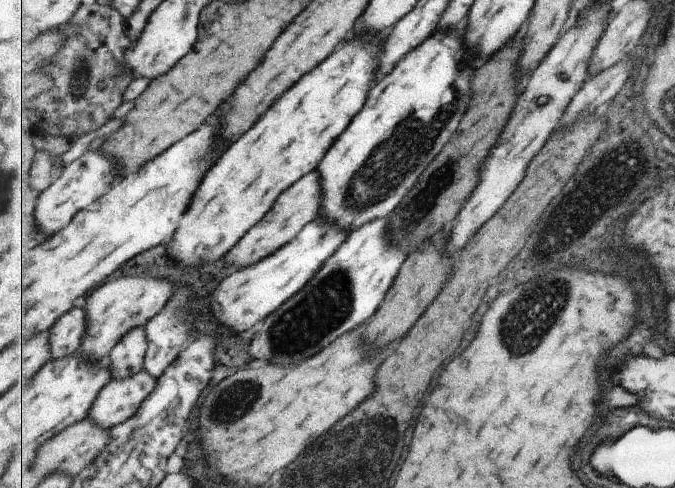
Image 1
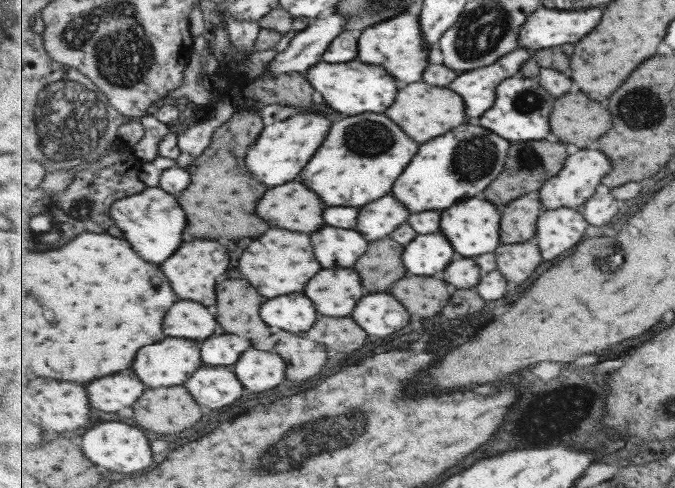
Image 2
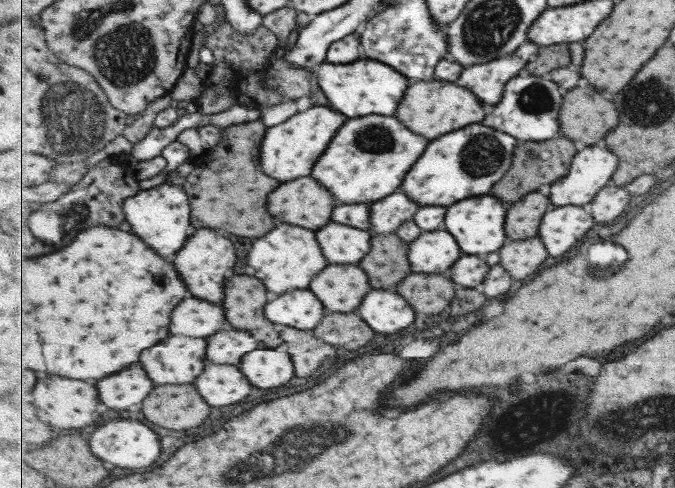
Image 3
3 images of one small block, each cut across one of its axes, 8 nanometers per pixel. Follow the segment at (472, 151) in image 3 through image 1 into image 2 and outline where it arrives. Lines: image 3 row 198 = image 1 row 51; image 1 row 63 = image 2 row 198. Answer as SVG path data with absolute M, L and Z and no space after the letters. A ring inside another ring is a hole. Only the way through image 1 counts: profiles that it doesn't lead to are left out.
M471 123L458 126L420 146L417 158L406 168L407 174L398 178L399 184L393 189L393 195L401 199L412 213L450 209L486 192L505 170L512 142L487 127Z

